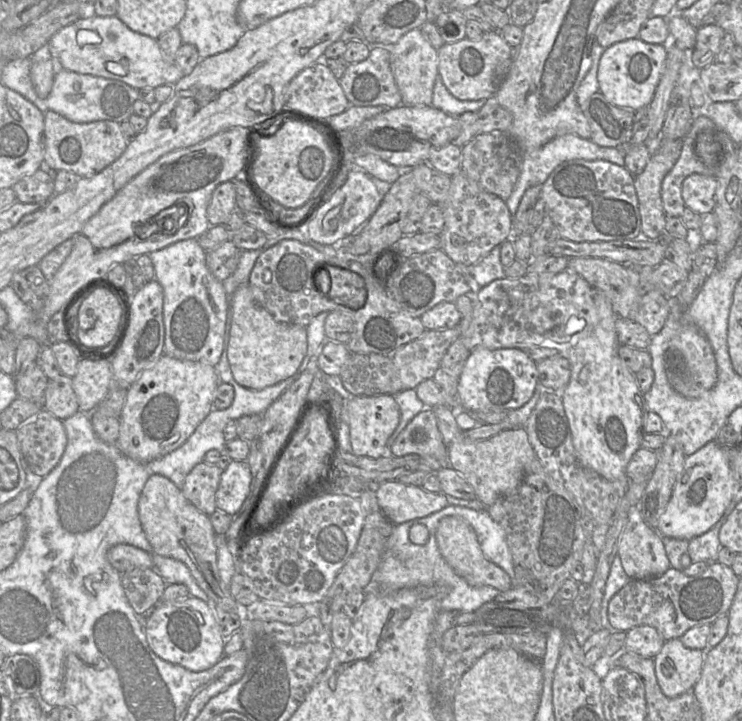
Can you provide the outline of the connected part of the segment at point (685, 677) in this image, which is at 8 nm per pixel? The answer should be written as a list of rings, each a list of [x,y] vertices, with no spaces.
[[[679,638],[665,641],[654,657],[656,678],[665,696],[676,698],[693,690],[701,676],[704,652],[685,647]]]

